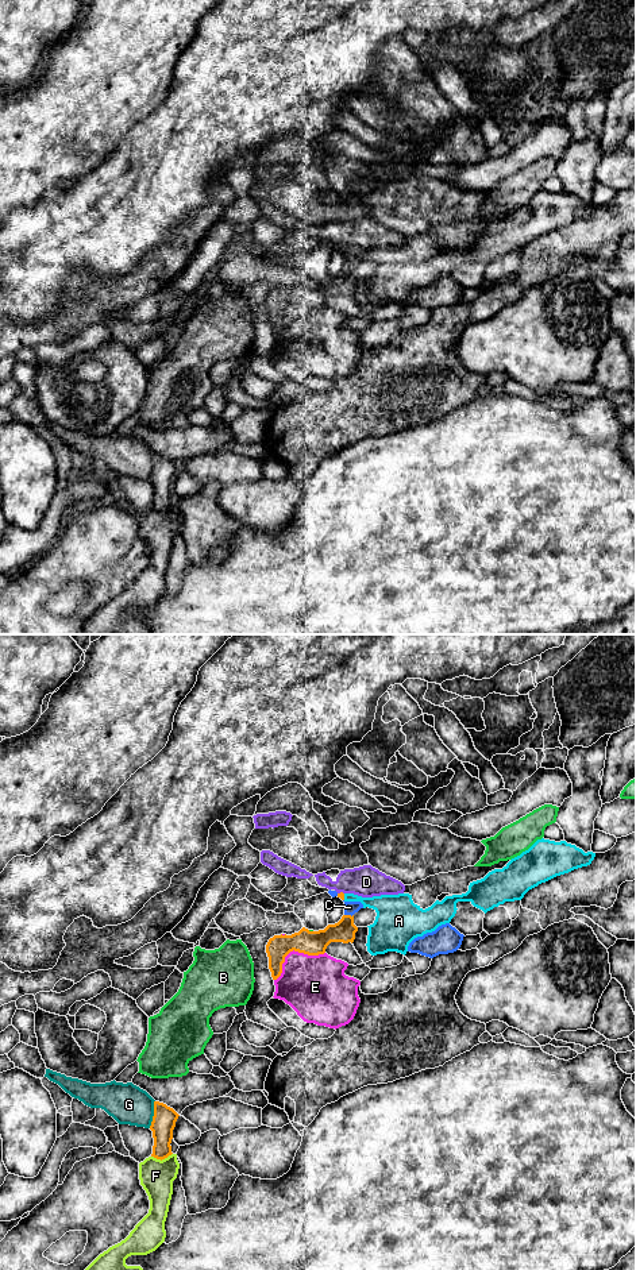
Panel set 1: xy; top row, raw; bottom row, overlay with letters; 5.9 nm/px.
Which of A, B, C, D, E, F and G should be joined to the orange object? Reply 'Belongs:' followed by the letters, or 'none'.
Belongs: none

